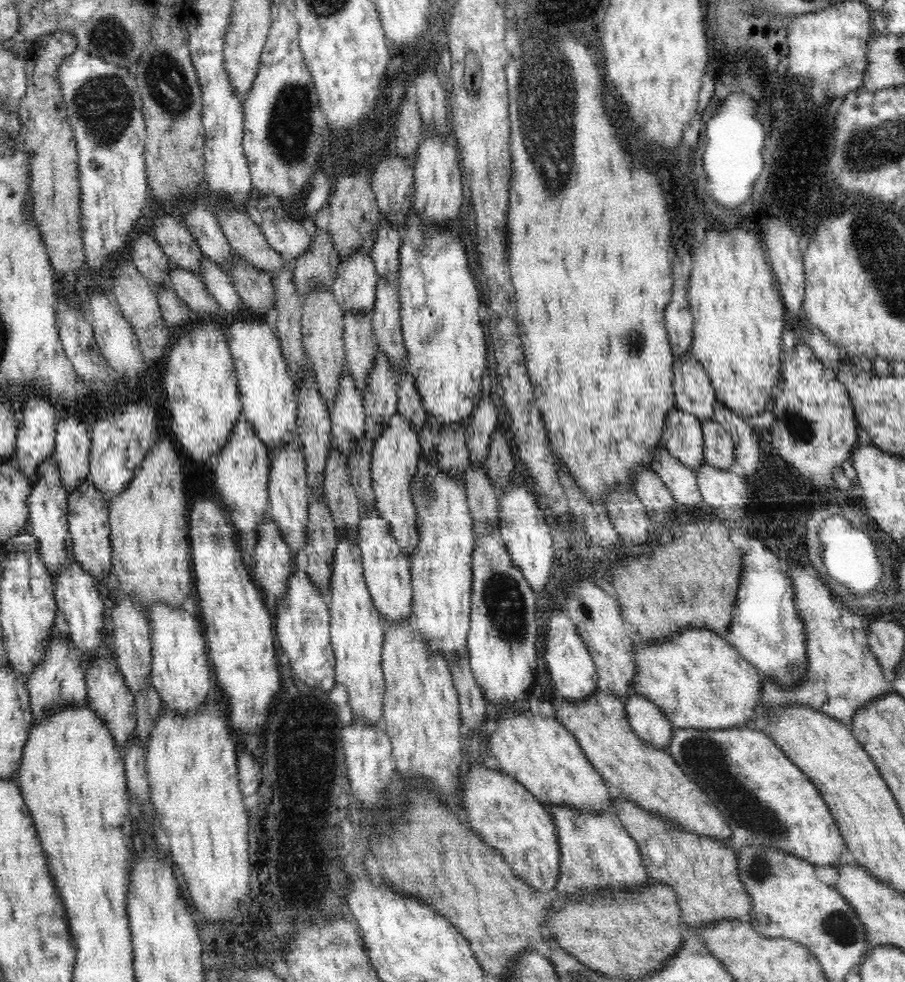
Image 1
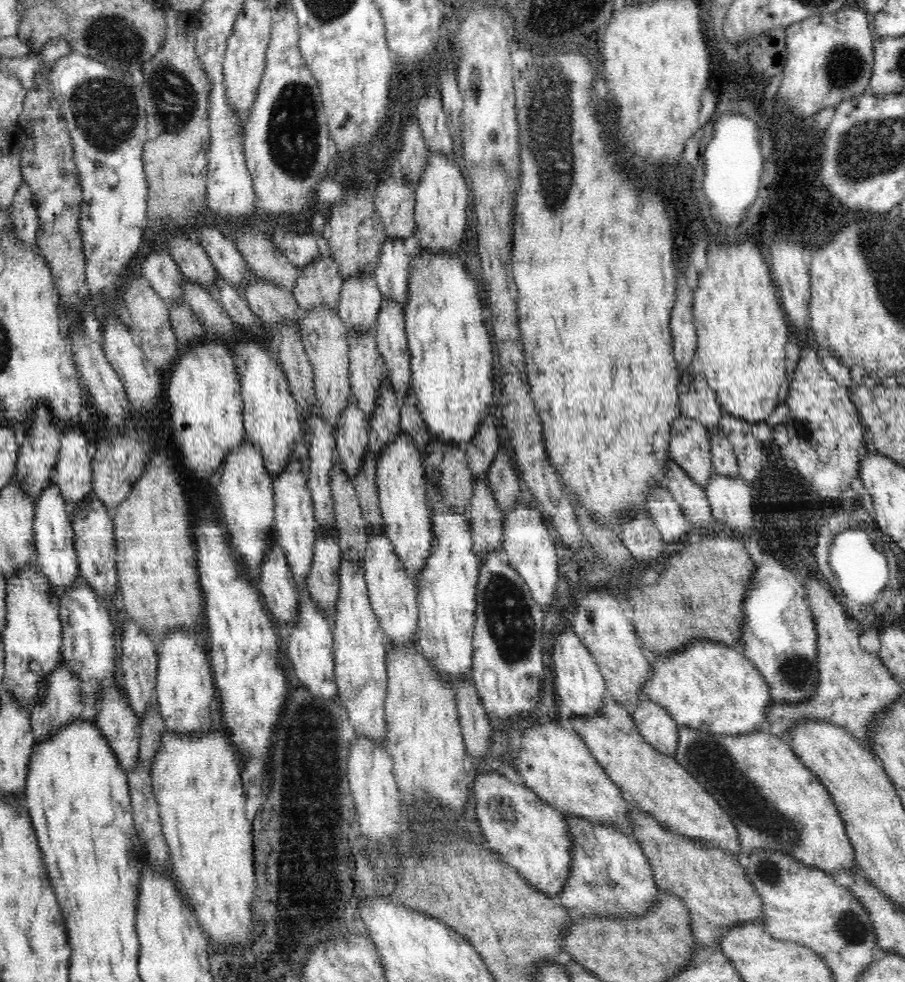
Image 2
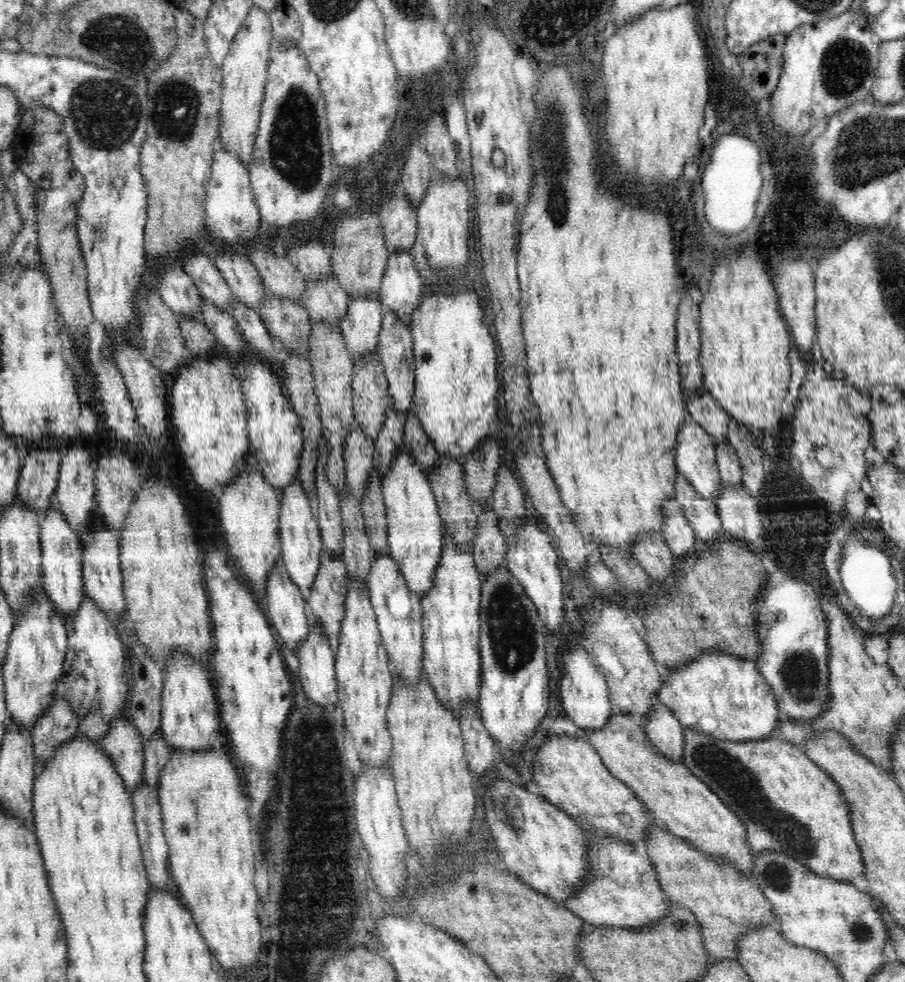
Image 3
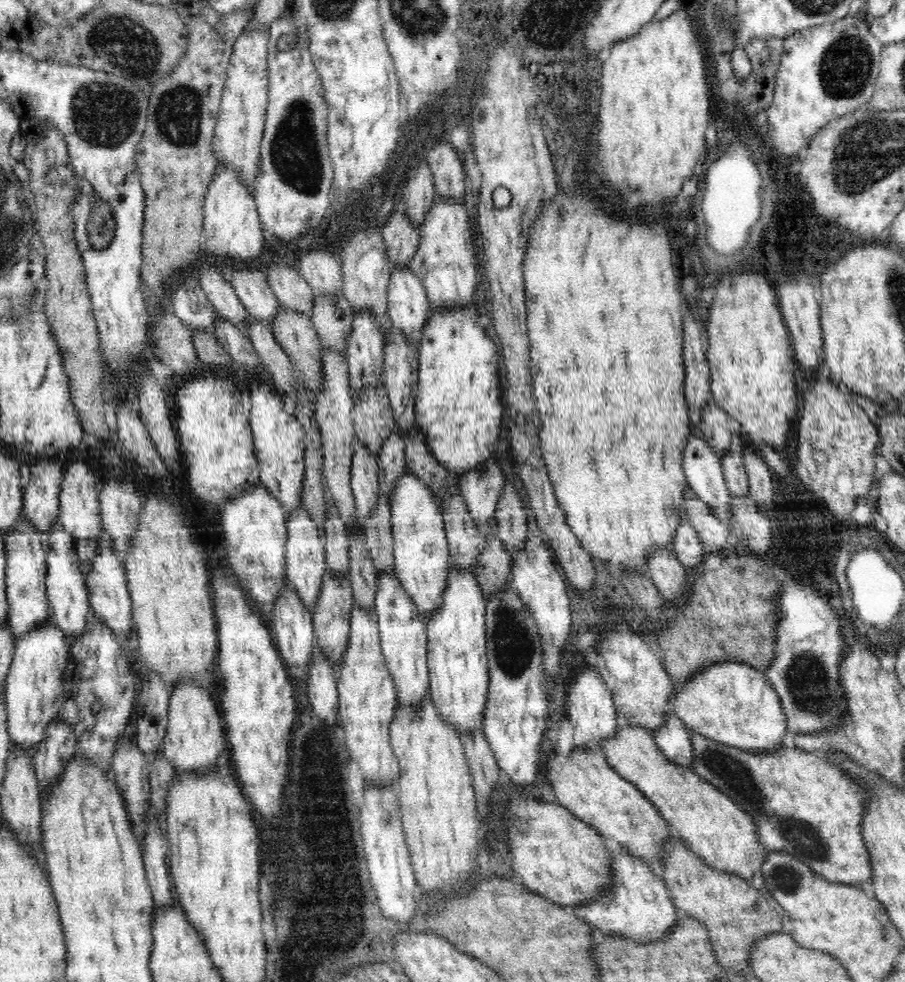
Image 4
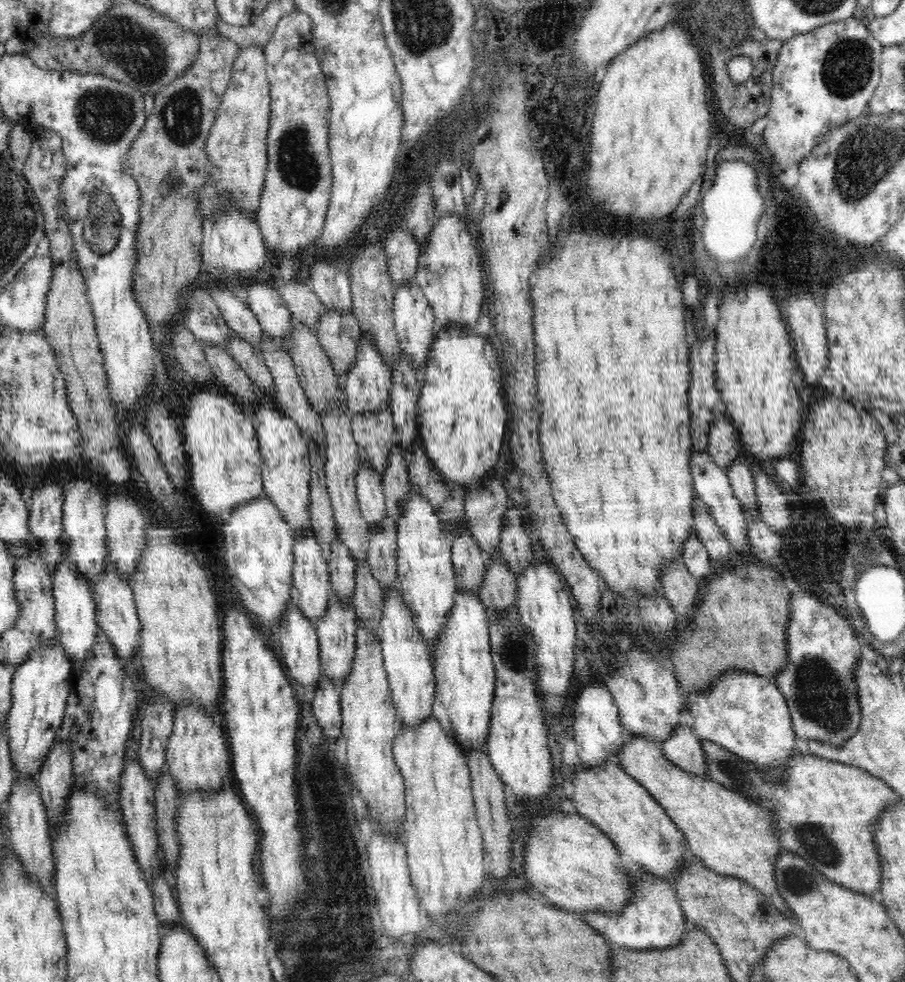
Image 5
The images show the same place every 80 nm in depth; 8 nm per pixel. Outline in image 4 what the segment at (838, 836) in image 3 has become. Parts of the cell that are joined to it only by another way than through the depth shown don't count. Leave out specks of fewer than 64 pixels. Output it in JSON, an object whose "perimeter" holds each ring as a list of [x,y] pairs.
{"perimeter":[[[692,730],[689,735],[693,746],[691,769],[714,785],[714,788],[732,798],[736,805],[753,818],[754,824],[757,824],[758,843],[770,852],[779,851],[798,858],[816,875],[829,882],[852,885],[859,889],[864,883],[872,884],[874,872],[861,832],[861,819],[869,796],[841,768],[791,742],[780,745],[777,749],[754,753],[724,745]]]}

